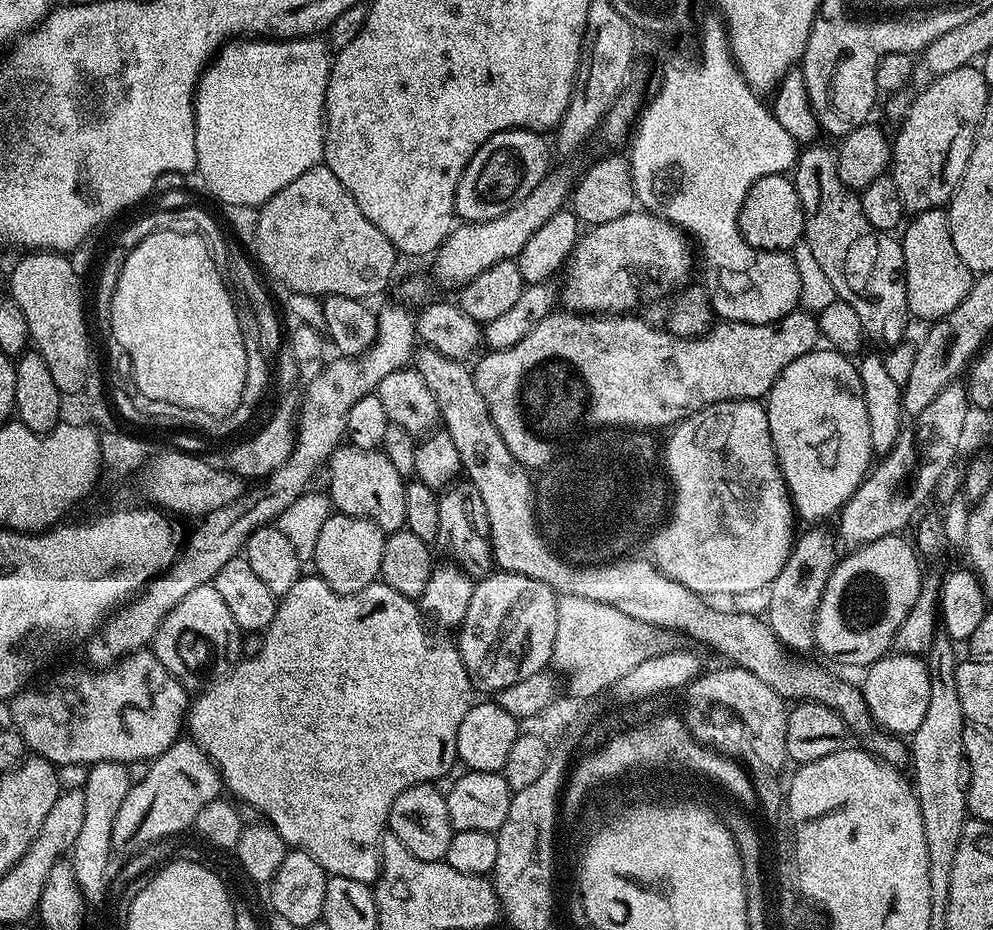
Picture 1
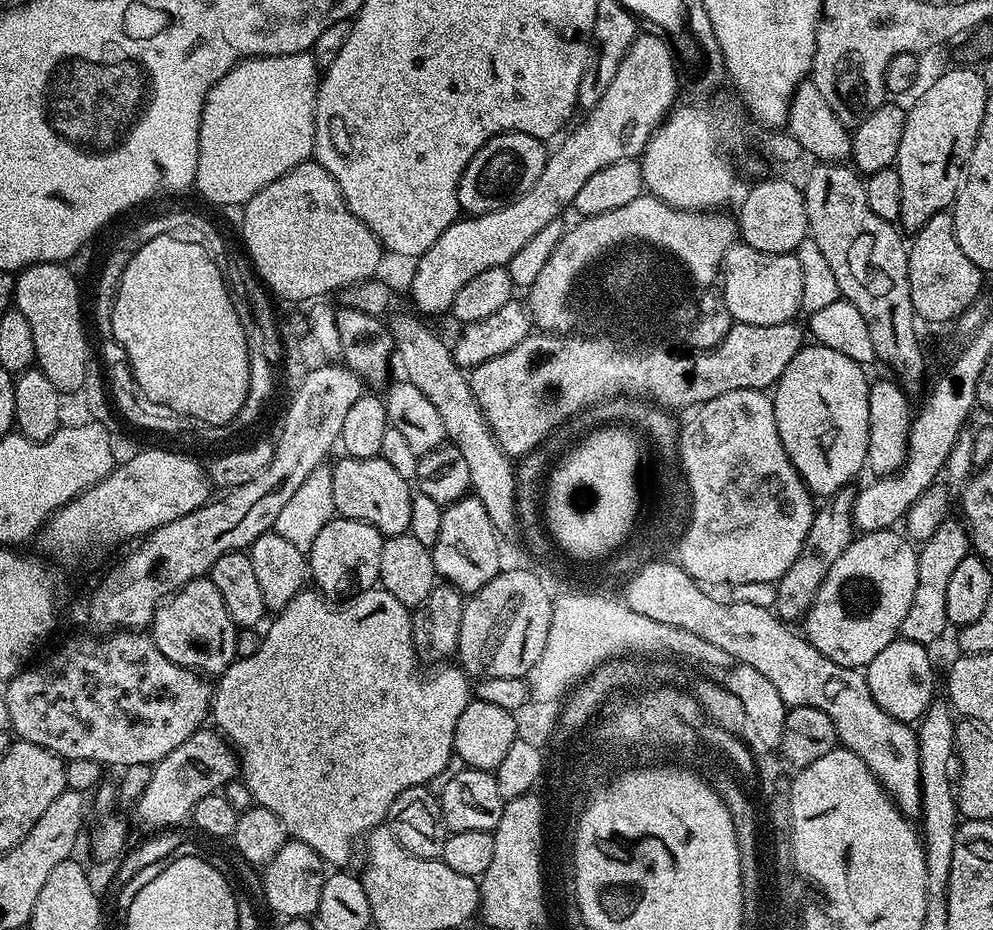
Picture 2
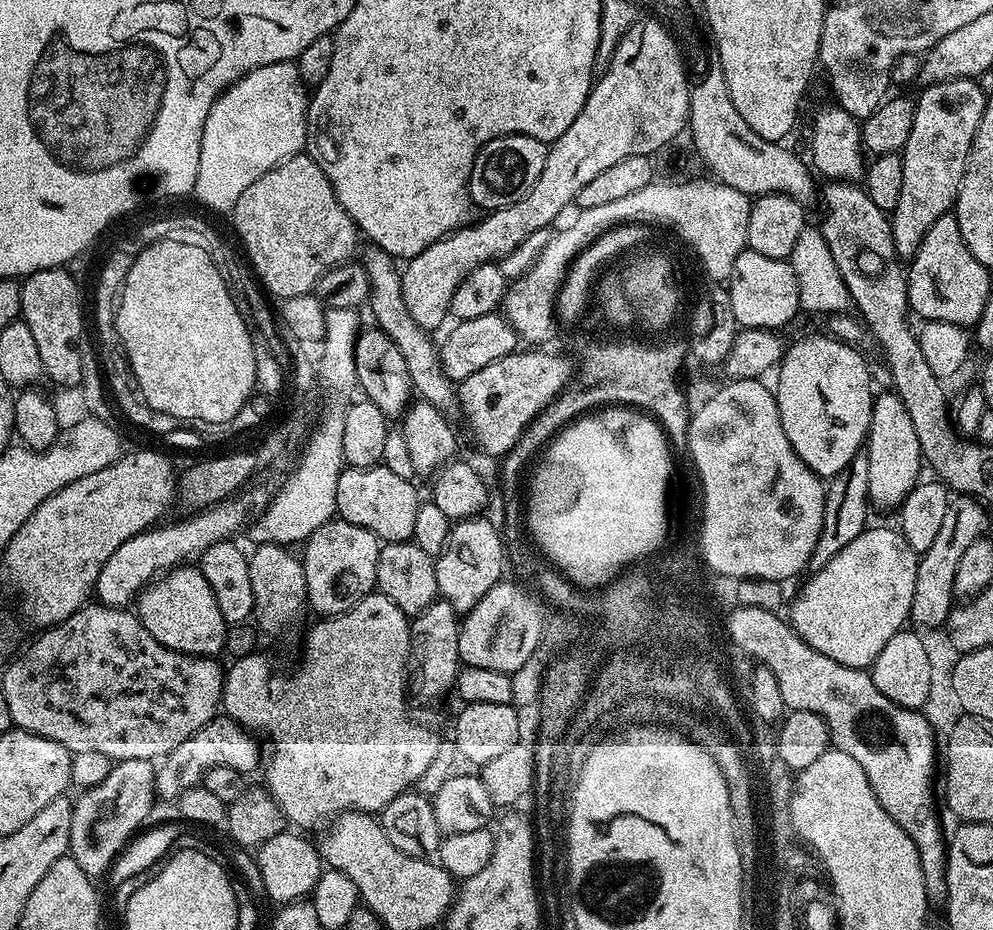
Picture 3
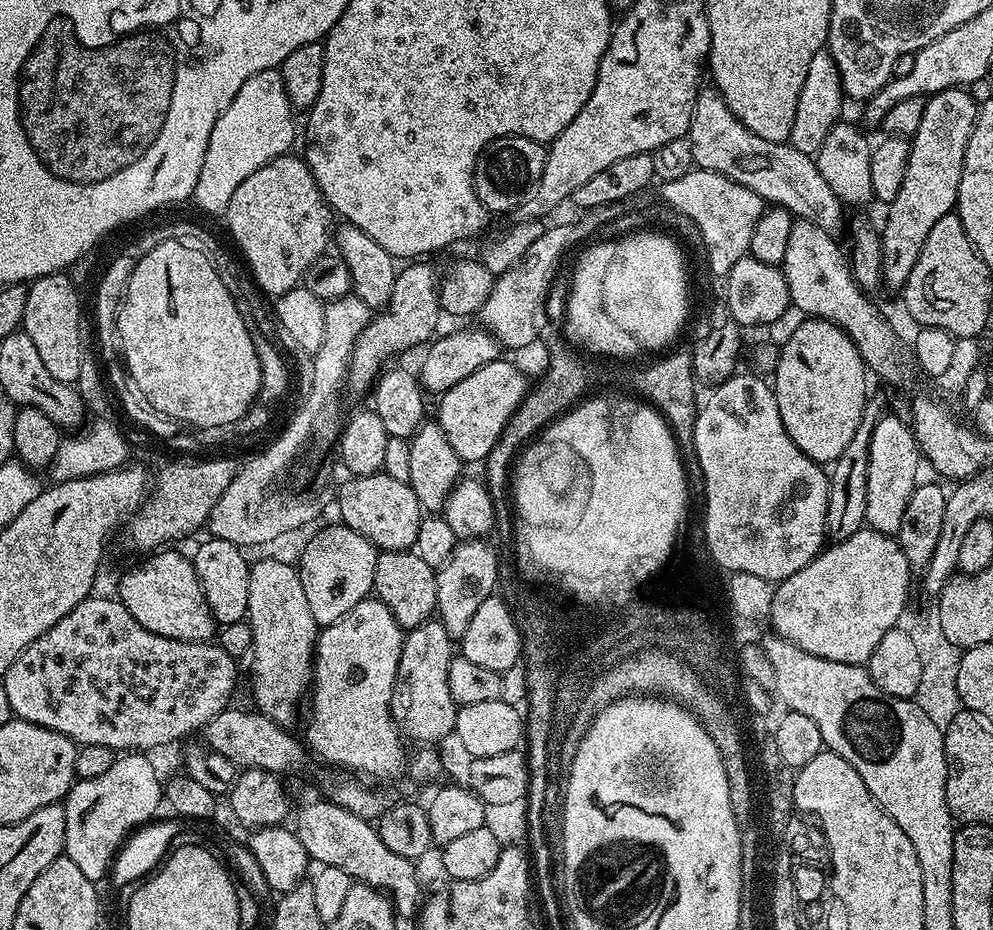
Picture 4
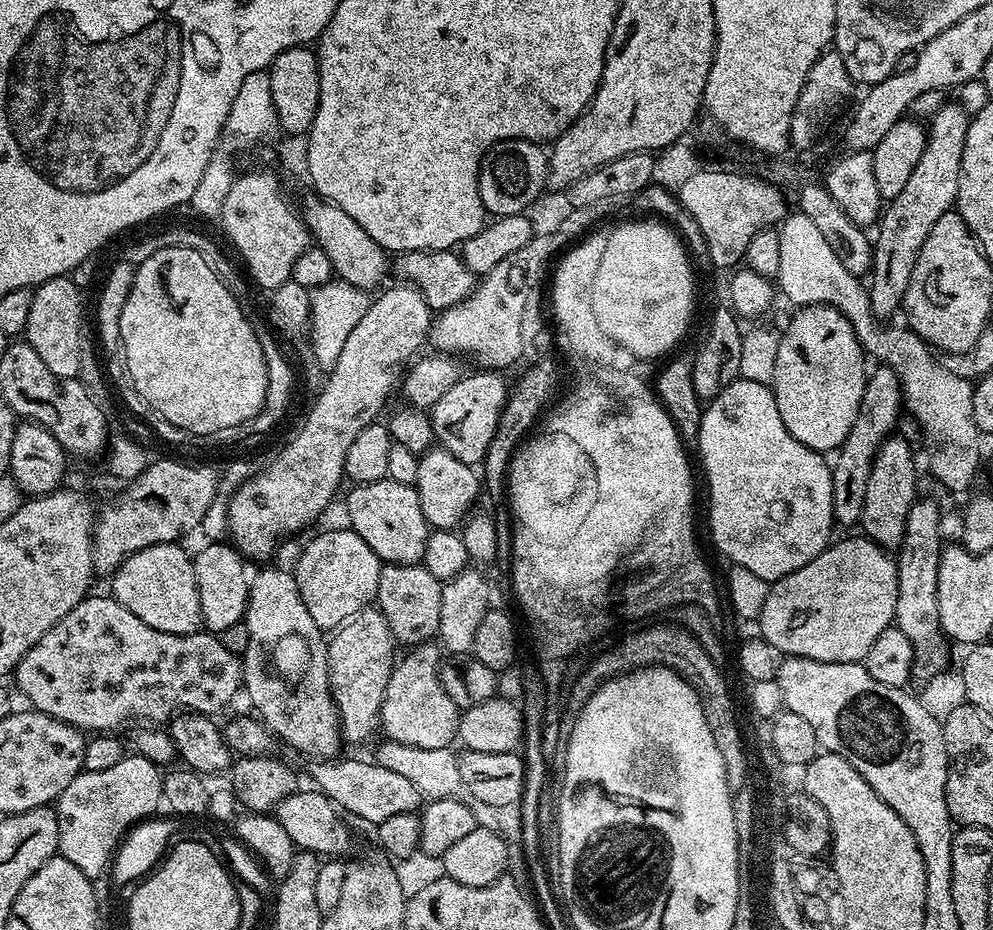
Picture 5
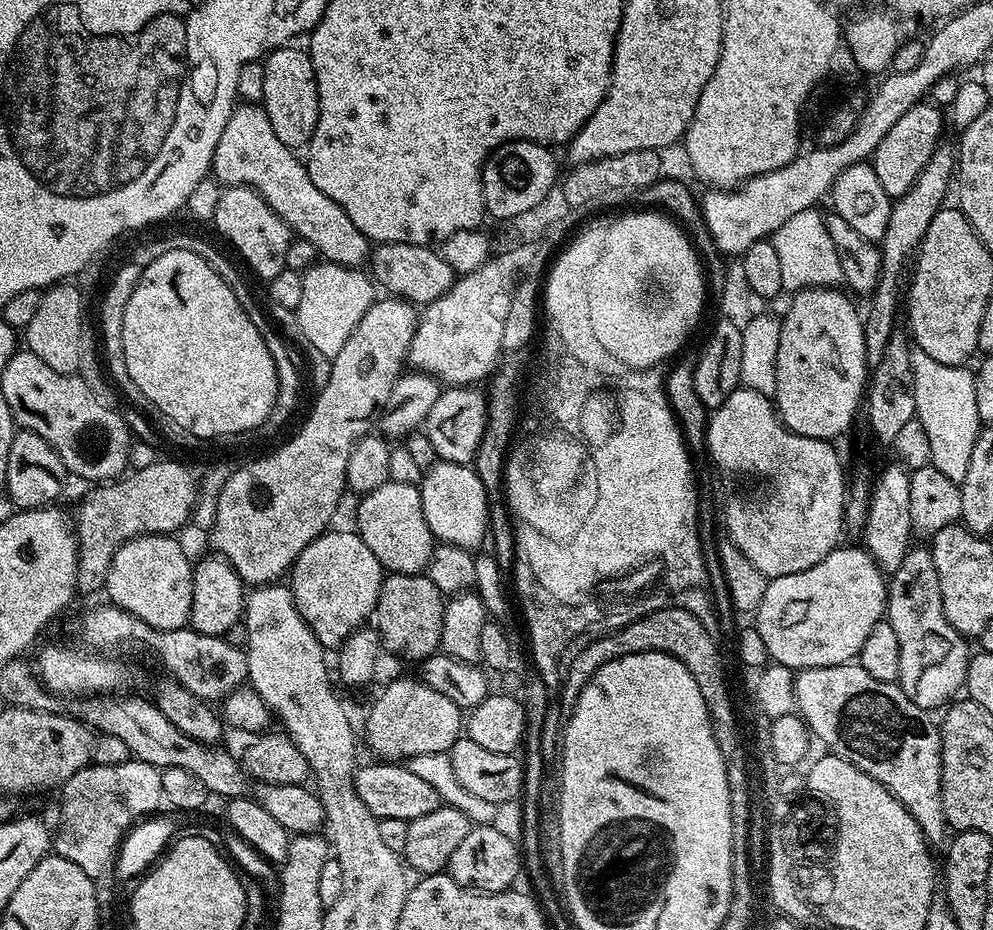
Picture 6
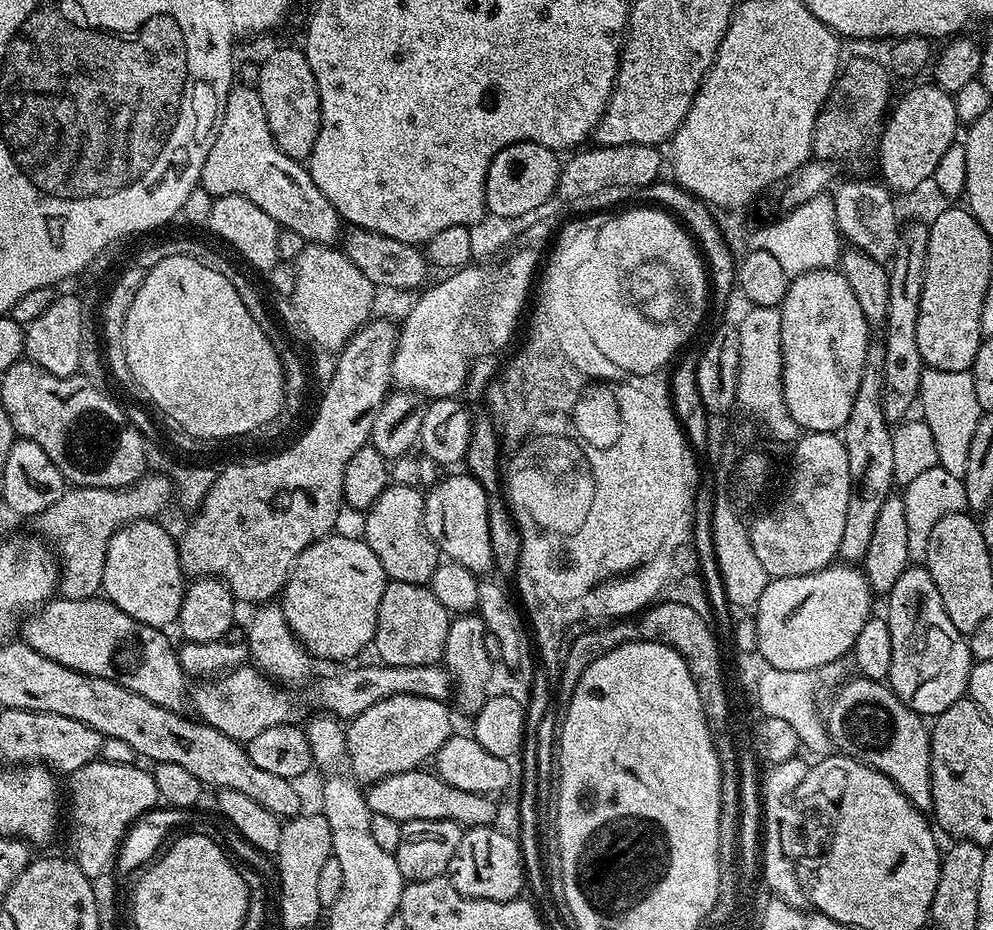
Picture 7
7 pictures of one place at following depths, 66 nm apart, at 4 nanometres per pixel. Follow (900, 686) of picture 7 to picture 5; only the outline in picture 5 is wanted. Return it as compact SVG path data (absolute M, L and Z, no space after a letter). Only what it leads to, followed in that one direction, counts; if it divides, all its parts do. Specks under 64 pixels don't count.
M917 498L910 506L910 514L906 514L906 530L898 549L898 606L894 621L895 627L910 638L916 651L916 660L912 663L912 674L916 678L938 675L945 671L947 664L944 663L948 660L949 645L940 631L938 618L938 562L941 551L940 508L932 500Z

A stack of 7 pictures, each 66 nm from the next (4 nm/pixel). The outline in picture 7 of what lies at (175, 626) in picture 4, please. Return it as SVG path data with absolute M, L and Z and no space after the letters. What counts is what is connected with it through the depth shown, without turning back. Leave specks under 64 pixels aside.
M155 519L151 520L135 520L129 524L124 524L122 527L115 532L110 538L110 546L106 550L106 570L102 574L102 582L104 587L102 589L103 595L111 602L114 606L118 606L118 610L122 610L126 614L130 614L130 618L134 618L139 624L149 624L155 628L164 630L169 626L167 624L175 625L180 618L180 607L182 606L182 600L184 598L184 590L186 587L186 577L182 566L180 565L180 549L178 547L177 541L174 539L172 541L172 536L163 528L162 525L156 524Z

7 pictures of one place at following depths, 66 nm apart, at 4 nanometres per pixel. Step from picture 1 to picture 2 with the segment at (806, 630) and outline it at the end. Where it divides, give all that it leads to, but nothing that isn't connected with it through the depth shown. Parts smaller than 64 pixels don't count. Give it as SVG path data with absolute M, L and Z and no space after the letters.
M846 487L825 499L821 503L824 504L821 508L819 505L815 509L812 525L806 534L806 542L802 542L802 550L798 554L798 558L794 558L790 570L786 570L786 574L782 574L782 578L775 581L774 611L781 620L800 622L807 617L826 574L830 574L830 566L834 566L834 562L838 562L838 558L842 558L842 550L846 550L846 546L850 546L853 542L852 504L855 500L856 492L851 487Z

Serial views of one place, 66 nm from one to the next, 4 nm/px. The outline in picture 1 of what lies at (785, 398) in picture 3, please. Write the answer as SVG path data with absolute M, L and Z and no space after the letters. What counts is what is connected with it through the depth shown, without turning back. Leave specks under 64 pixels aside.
M828 346L817 347L802 354L802 358L794 358L794 362L790 362L786 370L782 370L766 397L770 436L793 500L793 507L801 521L824 522L827 516L835 517L844 507L844 503L852 497L854 490L858 490L874 464L870 422L862 394L860 370L851 362L843 352Z

